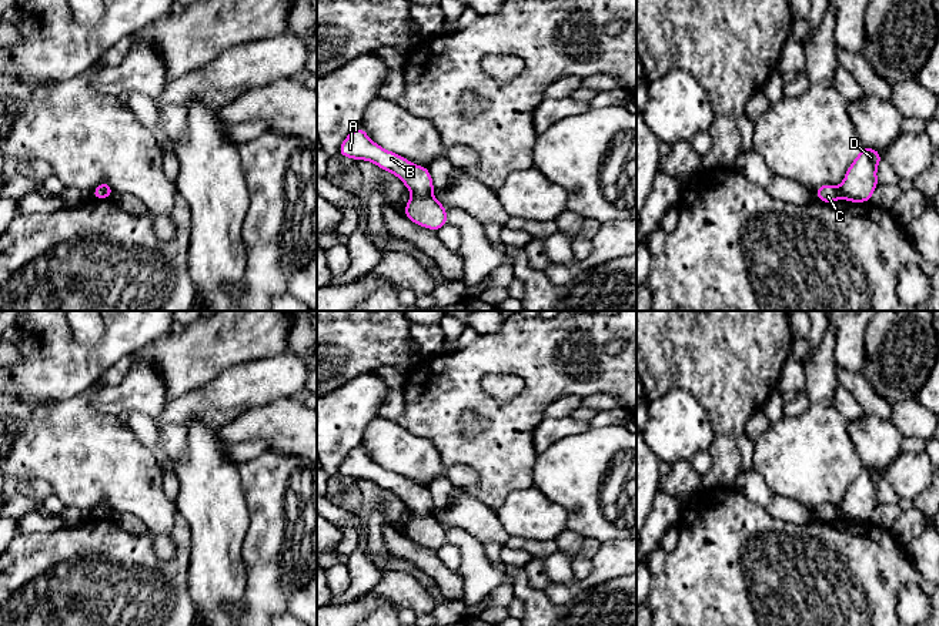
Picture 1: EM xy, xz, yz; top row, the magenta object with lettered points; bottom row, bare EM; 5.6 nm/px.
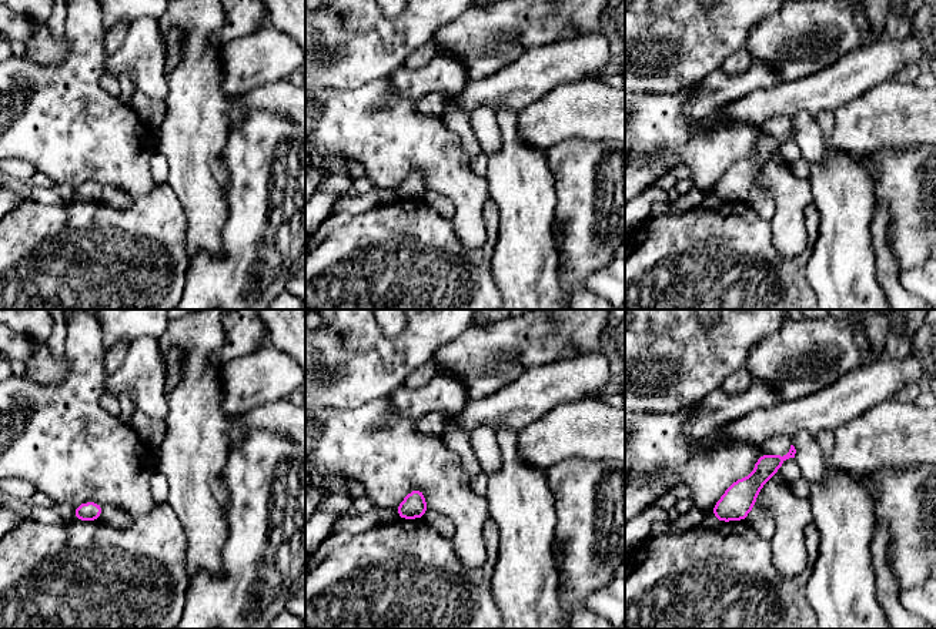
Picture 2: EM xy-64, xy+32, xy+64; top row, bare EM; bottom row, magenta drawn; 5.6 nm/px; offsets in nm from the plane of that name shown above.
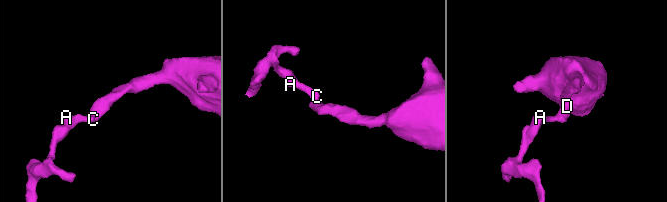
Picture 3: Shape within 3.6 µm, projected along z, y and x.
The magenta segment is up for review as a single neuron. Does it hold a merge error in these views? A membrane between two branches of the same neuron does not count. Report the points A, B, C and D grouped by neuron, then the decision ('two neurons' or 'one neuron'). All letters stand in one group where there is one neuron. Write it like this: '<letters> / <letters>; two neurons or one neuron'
A B C / D; two neurons

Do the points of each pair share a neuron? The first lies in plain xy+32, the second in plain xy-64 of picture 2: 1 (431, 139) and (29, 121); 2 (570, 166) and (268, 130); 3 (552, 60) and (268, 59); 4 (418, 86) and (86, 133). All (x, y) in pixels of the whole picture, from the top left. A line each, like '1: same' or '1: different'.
1: same
2: same
3: same
4: different

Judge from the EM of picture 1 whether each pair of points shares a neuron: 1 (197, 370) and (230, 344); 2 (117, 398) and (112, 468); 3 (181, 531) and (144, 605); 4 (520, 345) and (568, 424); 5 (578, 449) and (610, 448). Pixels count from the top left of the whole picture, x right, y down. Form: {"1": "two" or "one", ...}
{"1": "one", "2": "two", "3": "one", "4": "two", "5": "one"}

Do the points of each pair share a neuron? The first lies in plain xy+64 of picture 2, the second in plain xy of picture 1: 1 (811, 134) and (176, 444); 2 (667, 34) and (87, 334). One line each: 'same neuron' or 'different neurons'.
1: same neuron
2: different neurons

